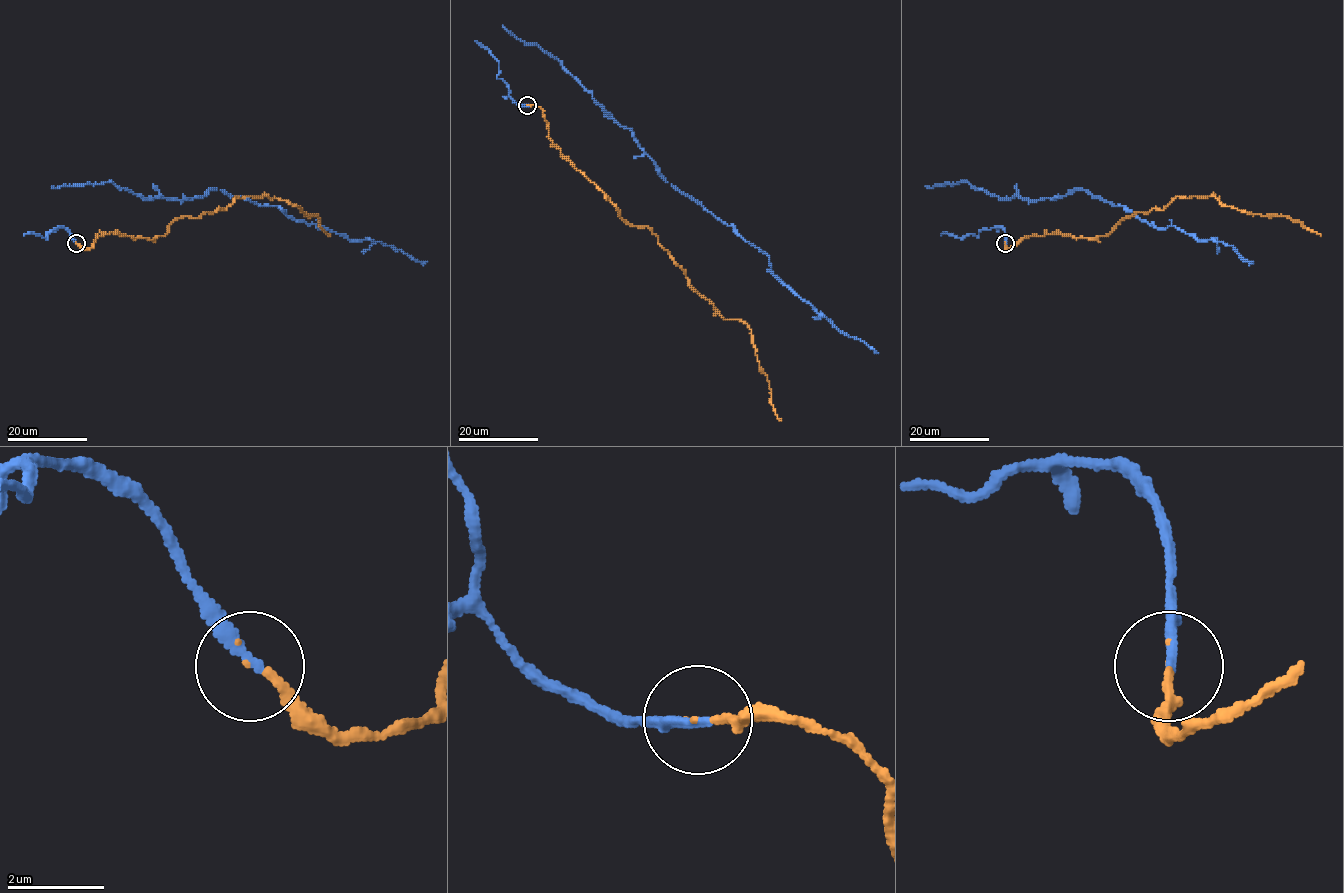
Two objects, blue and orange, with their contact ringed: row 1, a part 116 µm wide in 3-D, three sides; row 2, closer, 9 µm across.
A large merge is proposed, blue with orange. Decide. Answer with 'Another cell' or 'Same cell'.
Same cell

